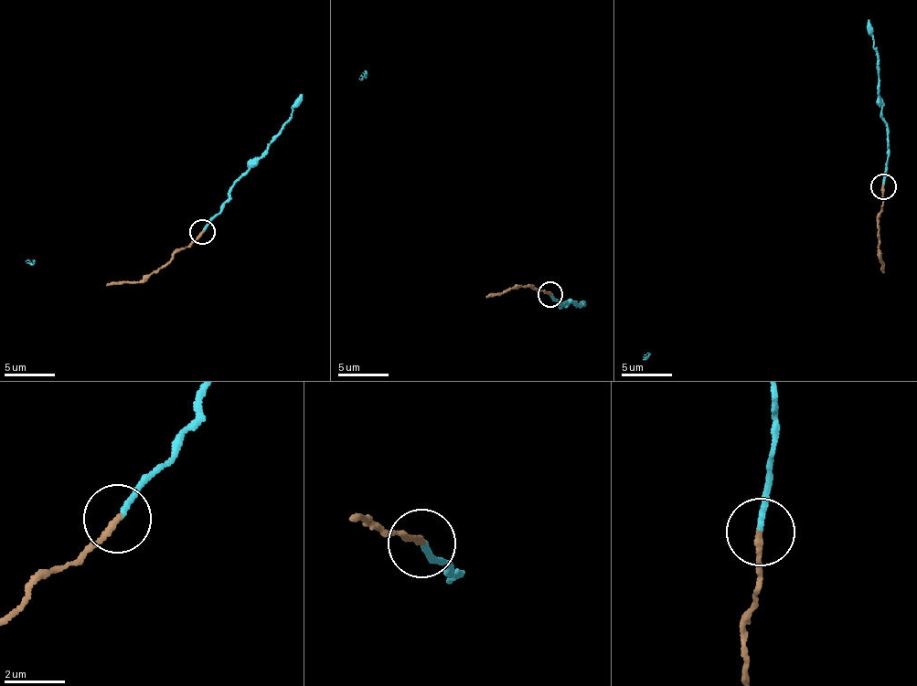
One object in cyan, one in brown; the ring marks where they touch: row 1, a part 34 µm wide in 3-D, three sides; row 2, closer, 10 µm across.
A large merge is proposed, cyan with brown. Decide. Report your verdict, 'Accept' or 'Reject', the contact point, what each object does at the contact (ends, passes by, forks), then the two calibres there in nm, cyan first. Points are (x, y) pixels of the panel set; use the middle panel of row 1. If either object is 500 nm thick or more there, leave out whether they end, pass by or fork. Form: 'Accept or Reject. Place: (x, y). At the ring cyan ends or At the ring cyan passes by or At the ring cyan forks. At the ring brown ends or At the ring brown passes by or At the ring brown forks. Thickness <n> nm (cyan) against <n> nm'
Accept. Place: (550, 294). At the ring cyan ends. At the ring brown ends. Thickness 160 nm (cyan) against 190 nm

